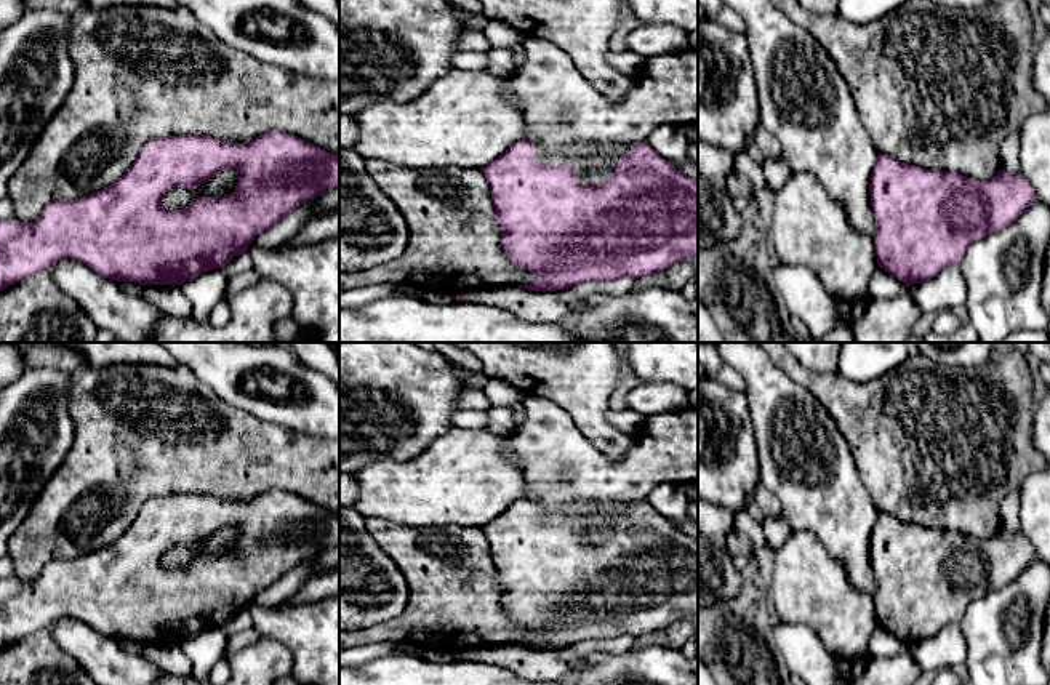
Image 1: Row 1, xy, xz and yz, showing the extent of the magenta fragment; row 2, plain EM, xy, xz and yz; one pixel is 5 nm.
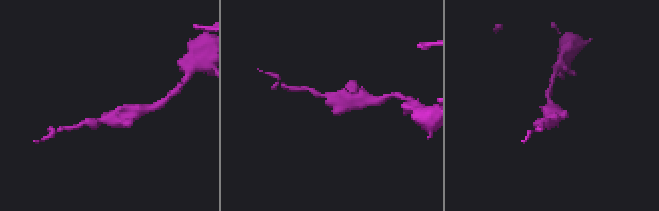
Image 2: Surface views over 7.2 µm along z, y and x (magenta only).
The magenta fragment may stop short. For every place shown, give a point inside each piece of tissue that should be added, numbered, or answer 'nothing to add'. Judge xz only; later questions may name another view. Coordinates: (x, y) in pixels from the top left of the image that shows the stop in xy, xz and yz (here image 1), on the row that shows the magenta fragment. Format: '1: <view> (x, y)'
1: xz (575, 149)

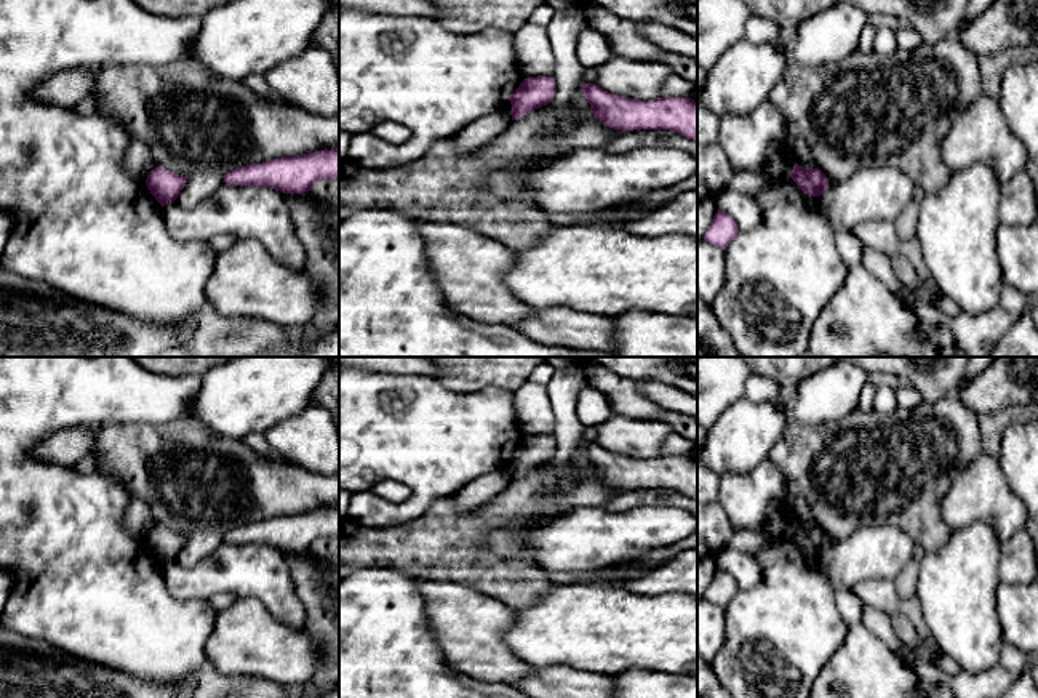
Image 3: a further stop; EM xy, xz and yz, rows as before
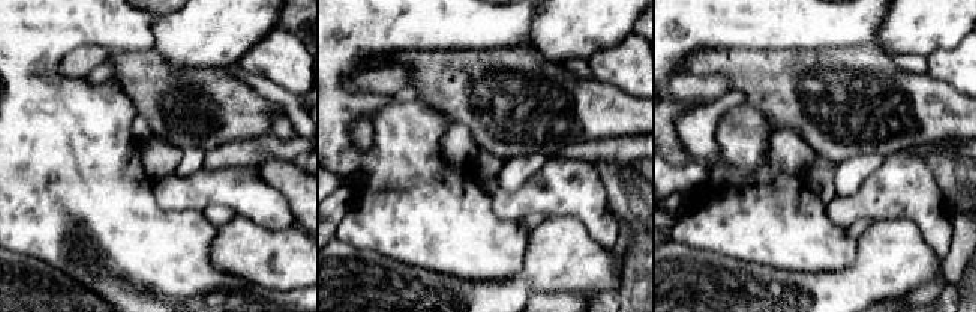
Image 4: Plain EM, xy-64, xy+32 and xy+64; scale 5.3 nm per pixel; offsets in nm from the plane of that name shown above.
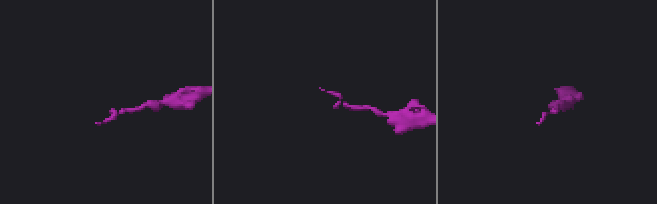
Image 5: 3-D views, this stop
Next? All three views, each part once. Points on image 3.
nothing to add

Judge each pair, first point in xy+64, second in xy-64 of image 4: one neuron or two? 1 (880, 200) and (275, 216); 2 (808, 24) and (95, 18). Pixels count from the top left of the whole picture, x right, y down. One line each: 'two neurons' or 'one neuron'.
1: one neuron
2: one neuron

